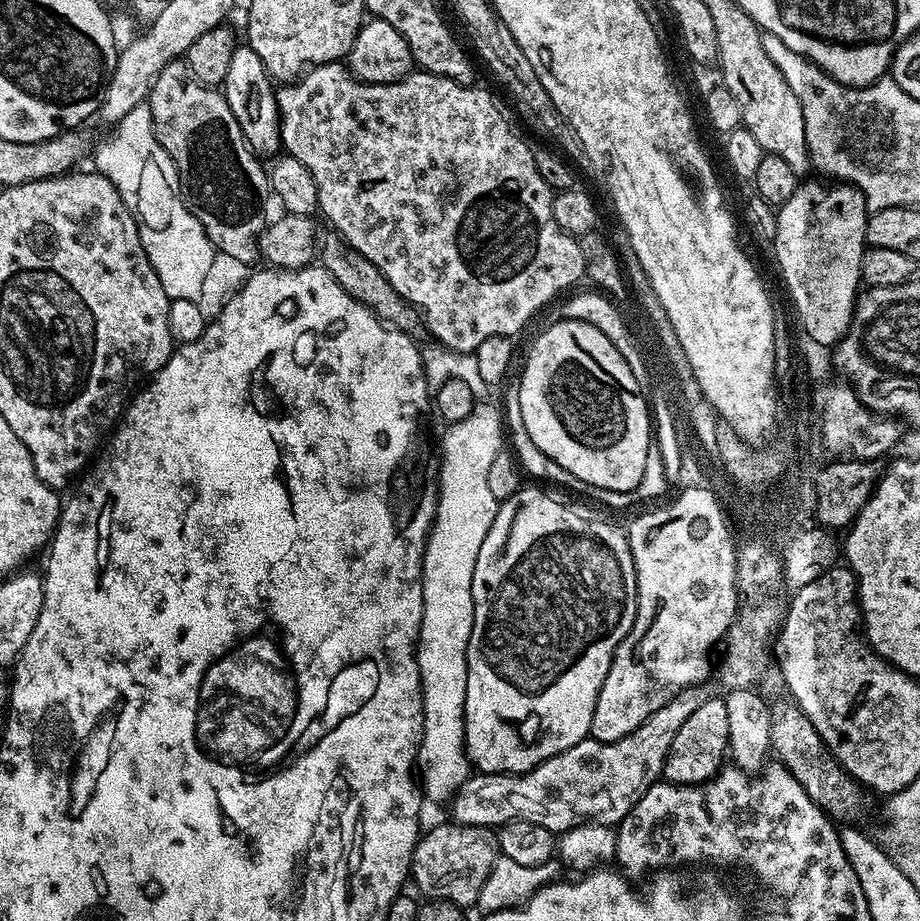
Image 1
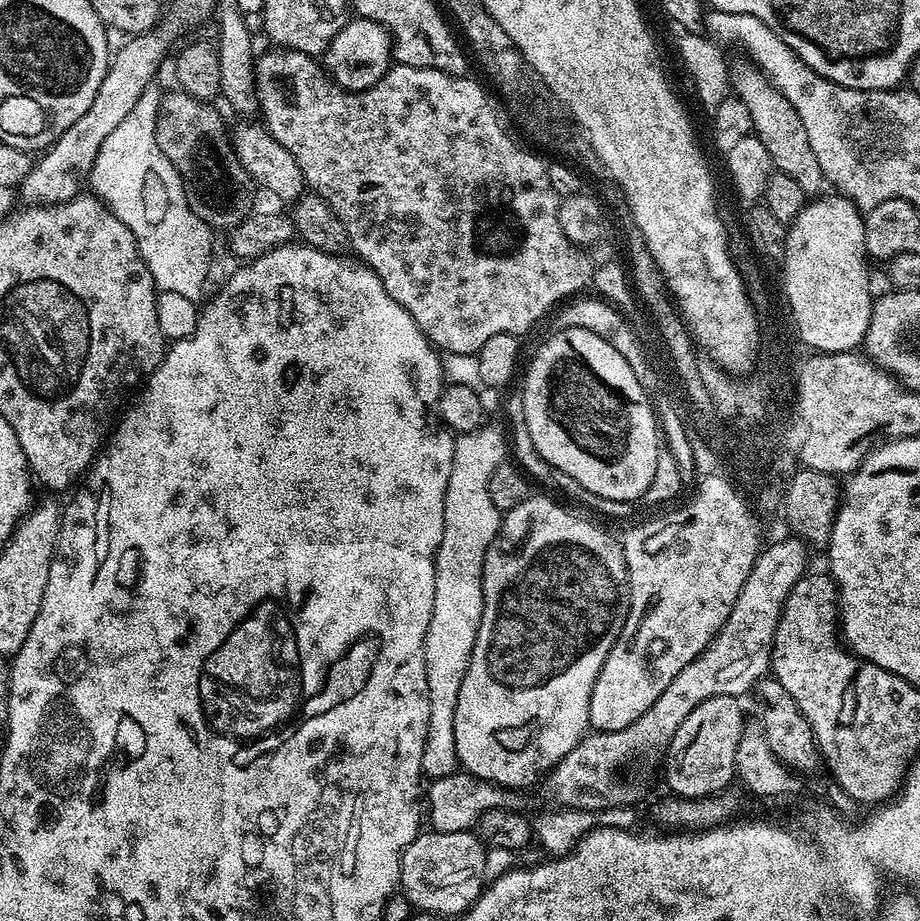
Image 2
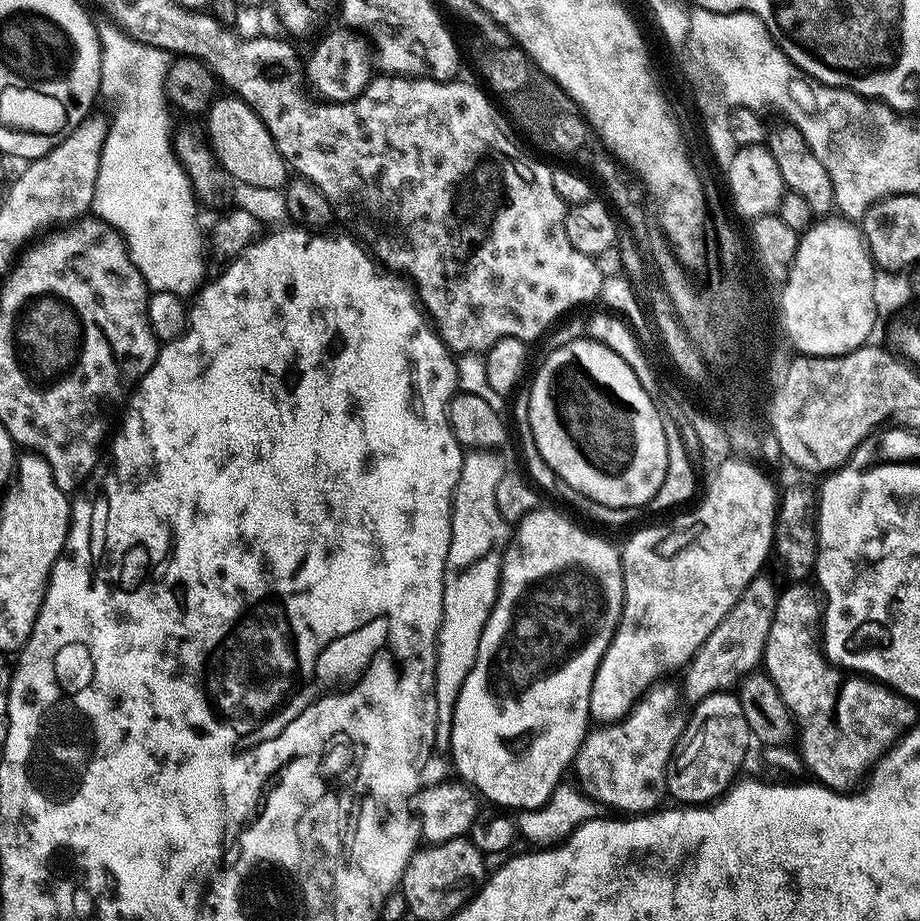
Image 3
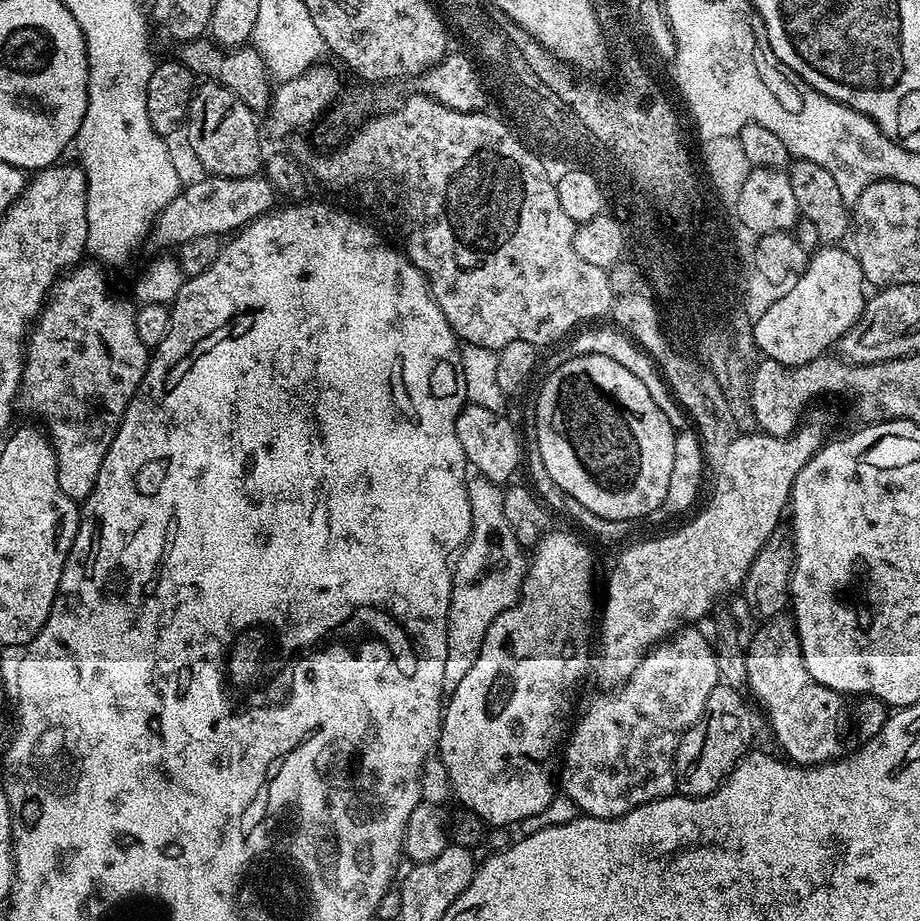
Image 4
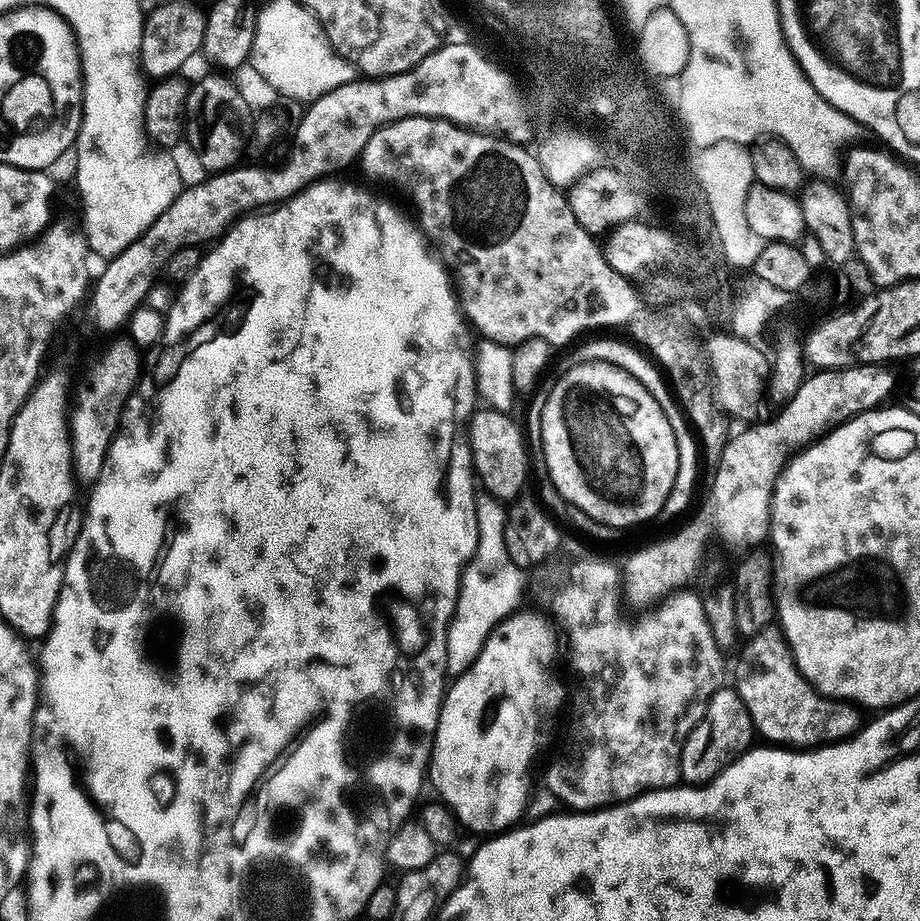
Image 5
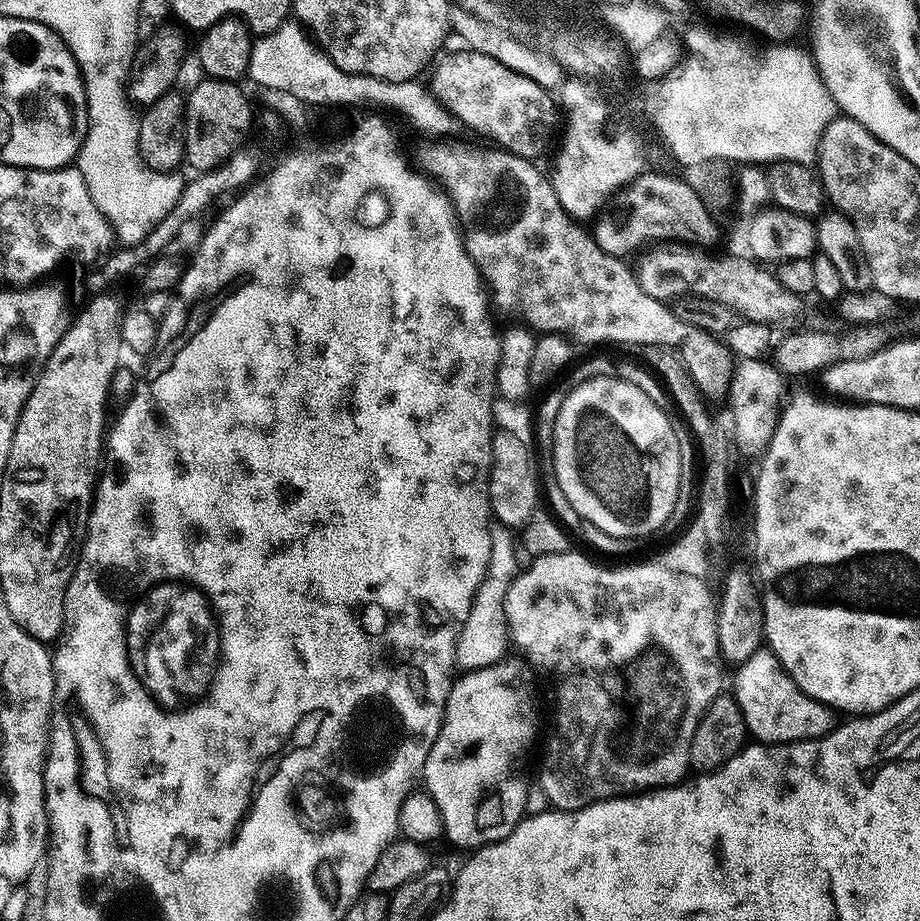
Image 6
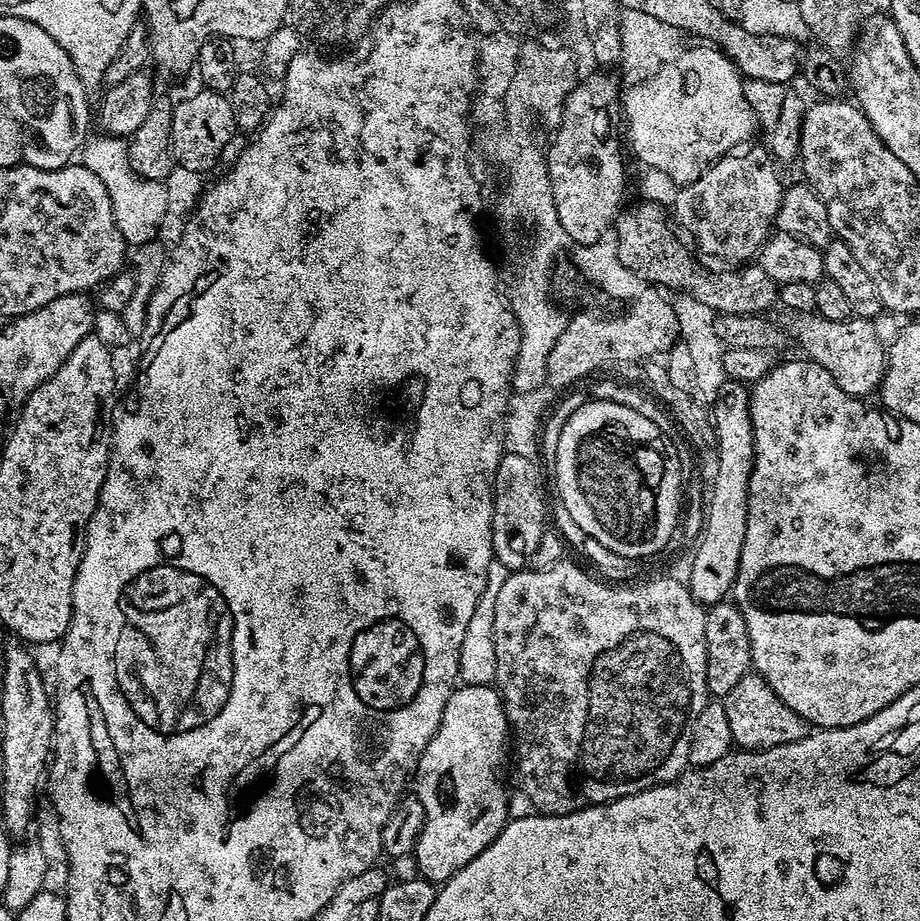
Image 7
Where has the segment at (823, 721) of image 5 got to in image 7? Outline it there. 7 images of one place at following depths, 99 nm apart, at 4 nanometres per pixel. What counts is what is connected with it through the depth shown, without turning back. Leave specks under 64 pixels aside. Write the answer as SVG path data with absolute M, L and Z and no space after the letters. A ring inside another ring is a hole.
M749 670L730 690L728 696L723 697L722 703L726 710L726 718L730 718L730 734L732 743L740 750L759 750L773 748L790 742L798 742L810 731L807 720L803 720L774 690L770 690L767 682L755 670Z

